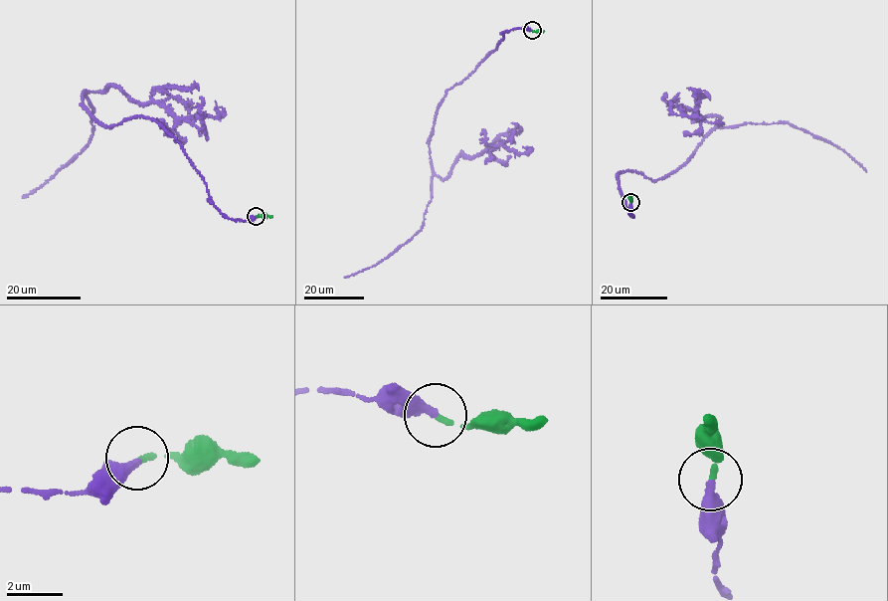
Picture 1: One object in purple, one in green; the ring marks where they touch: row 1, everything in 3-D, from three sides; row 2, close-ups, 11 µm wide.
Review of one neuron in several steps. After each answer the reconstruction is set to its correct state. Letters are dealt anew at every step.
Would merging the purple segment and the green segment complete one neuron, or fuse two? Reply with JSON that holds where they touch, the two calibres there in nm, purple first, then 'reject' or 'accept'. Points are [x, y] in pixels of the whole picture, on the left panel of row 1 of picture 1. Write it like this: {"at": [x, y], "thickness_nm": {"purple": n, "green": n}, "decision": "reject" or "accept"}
{"at": [256, 216], "thickness_nm": {"purple": 400, "green": 170}, "decision": "accept"}

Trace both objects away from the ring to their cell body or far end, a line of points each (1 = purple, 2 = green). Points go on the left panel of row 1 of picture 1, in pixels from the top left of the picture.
1: (256, 216), (225, 216), (170, 132), (141, 116), (105, 126), (85, 93), (87, 145), (23, 197)
2: (256, 216), (272, 216)

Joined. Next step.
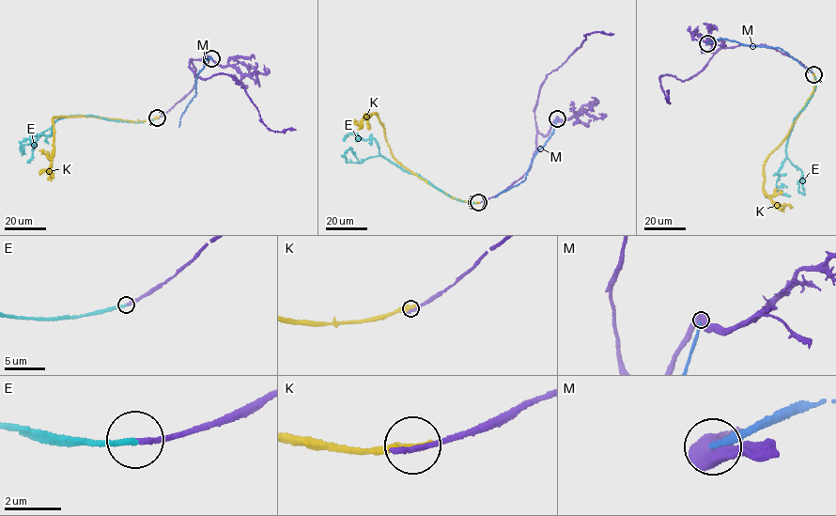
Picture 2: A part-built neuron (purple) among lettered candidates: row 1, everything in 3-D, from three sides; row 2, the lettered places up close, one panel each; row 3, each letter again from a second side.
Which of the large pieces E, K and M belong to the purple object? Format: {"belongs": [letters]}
{"belongs": ["E"]}

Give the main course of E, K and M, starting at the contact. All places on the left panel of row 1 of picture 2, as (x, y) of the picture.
E: (156, 118), (134, 122), (91, 115), (70, 116), (54, 123), (50, 134), (33, 134), (22, 141), (23, 152)
K: (157, 117), (131, 121), (86, 116), (54, 117), (54, 153), (47, 171), (51, 180)
M: (211, 58), (199, 72), (196, 93), (183, 113), (178, 127)

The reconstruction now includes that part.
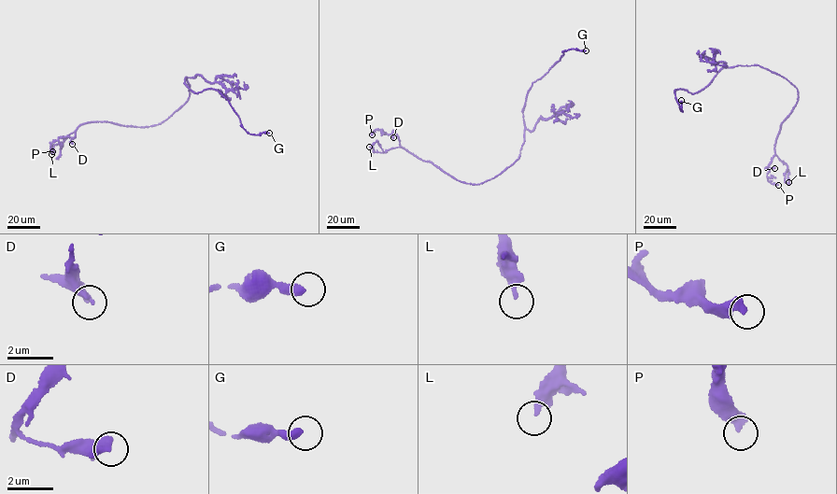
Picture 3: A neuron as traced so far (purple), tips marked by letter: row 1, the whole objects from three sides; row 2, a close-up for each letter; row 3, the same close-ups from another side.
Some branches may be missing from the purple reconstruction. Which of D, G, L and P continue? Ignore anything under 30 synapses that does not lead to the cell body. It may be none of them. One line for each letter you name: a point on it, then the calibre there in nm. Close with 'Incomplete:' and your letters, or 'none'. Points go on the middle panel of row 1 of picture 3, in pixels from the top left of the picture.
Incomplete: none

